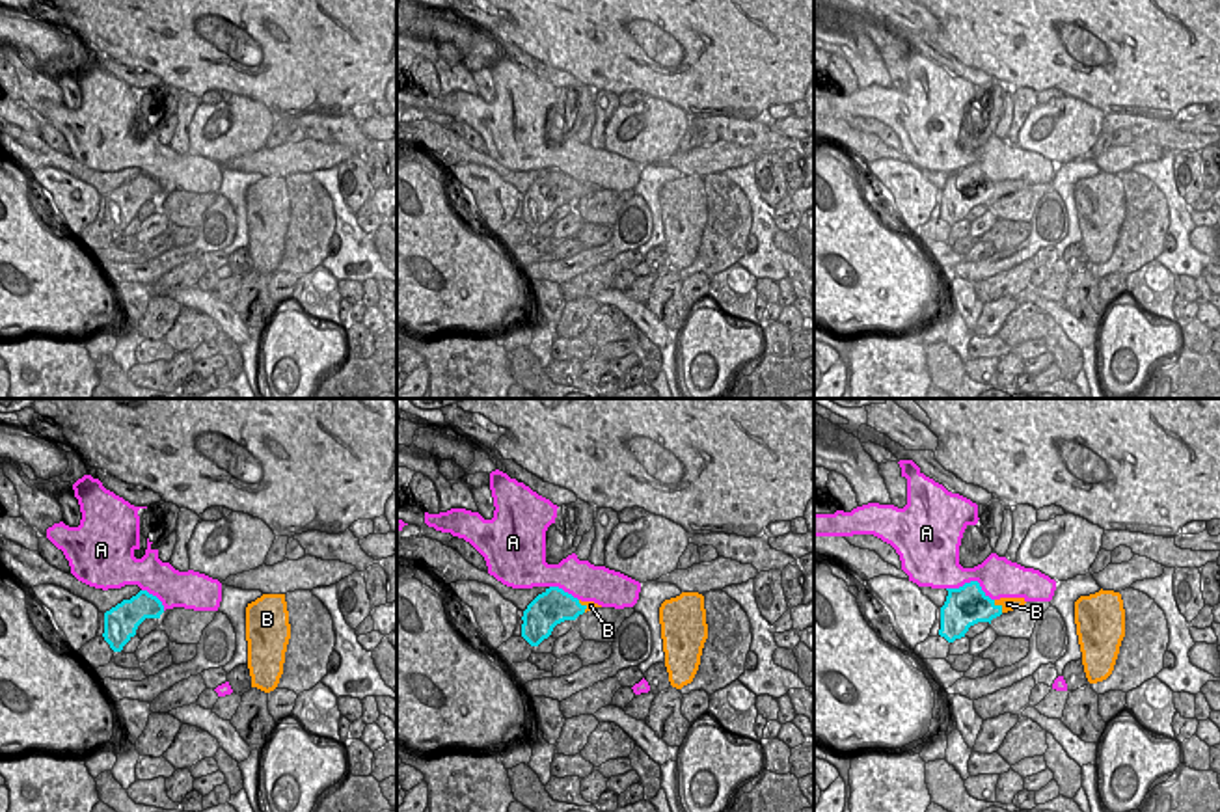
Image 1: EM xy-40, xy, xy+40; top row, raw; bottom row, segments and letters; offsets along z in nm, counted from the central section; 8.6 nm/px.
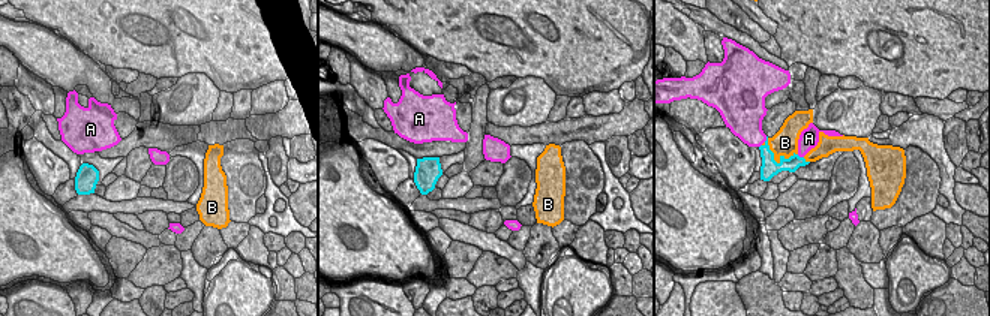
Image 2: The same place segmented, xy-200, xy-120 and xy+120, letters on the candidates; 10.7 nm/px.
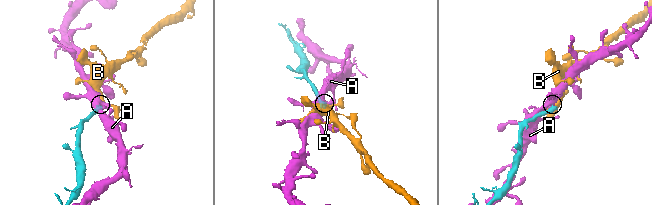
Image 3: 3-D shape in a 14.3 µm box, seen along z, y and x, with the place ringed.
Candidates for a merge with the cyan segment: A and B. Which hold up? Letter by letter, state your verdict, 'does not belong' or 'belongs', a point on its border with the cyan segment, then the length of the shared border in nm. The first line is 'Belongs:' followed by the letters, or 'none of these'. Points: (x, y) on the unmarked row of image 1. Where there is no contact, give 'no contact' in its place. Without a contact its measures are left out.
Belongs: B
A: does not belong; contact xy+40 (971, 164); length 440 nm
B: belongs; contact xy+40 (999, 189); length 140 nm

